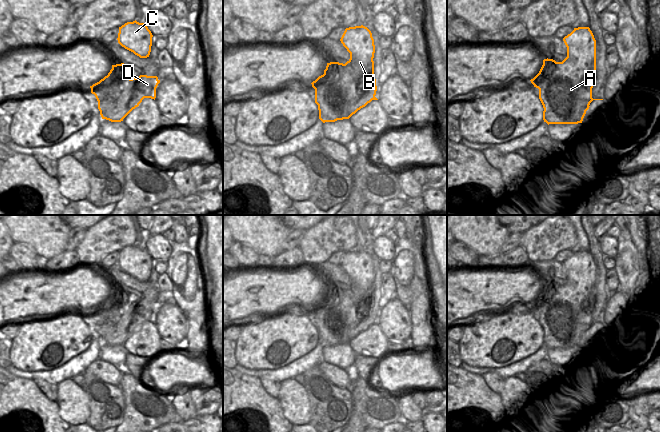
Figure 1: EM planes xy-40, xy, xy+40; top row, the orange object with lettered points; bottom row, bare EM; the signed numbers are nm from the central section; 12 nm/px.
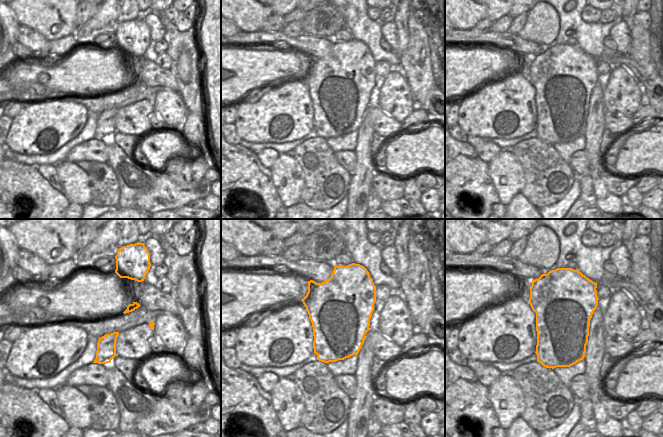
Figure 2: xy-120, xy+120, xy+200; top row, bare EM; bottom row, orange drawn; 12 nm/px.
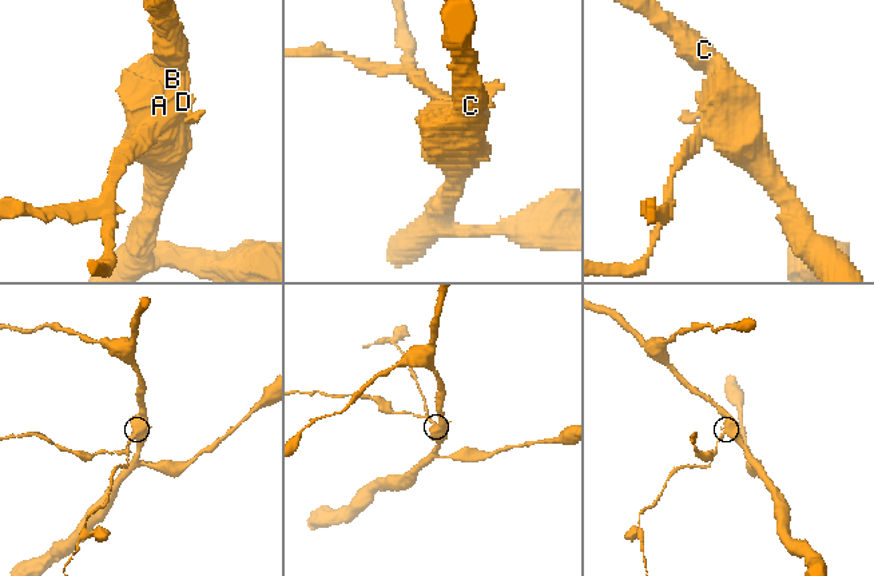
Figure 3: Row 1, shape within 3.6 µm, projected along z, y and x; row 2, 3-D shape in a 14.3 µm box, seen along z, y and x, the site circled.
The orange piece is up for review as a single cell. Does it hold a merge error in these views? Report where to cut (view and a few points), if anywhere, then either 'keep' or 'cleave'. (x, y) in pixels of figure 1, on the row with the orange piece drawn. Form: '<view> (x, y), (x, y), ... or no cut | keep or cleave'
xy (372, 60), (358, 81), (358, 99), (351, 106), (350, 114) | cleave

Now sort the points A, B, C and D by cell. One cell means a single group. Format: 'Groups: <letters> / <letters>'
Groups: A B C / D

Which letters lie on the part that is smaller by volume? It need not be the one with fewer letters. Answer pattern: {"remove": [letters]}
{"remove": ["D"]}

